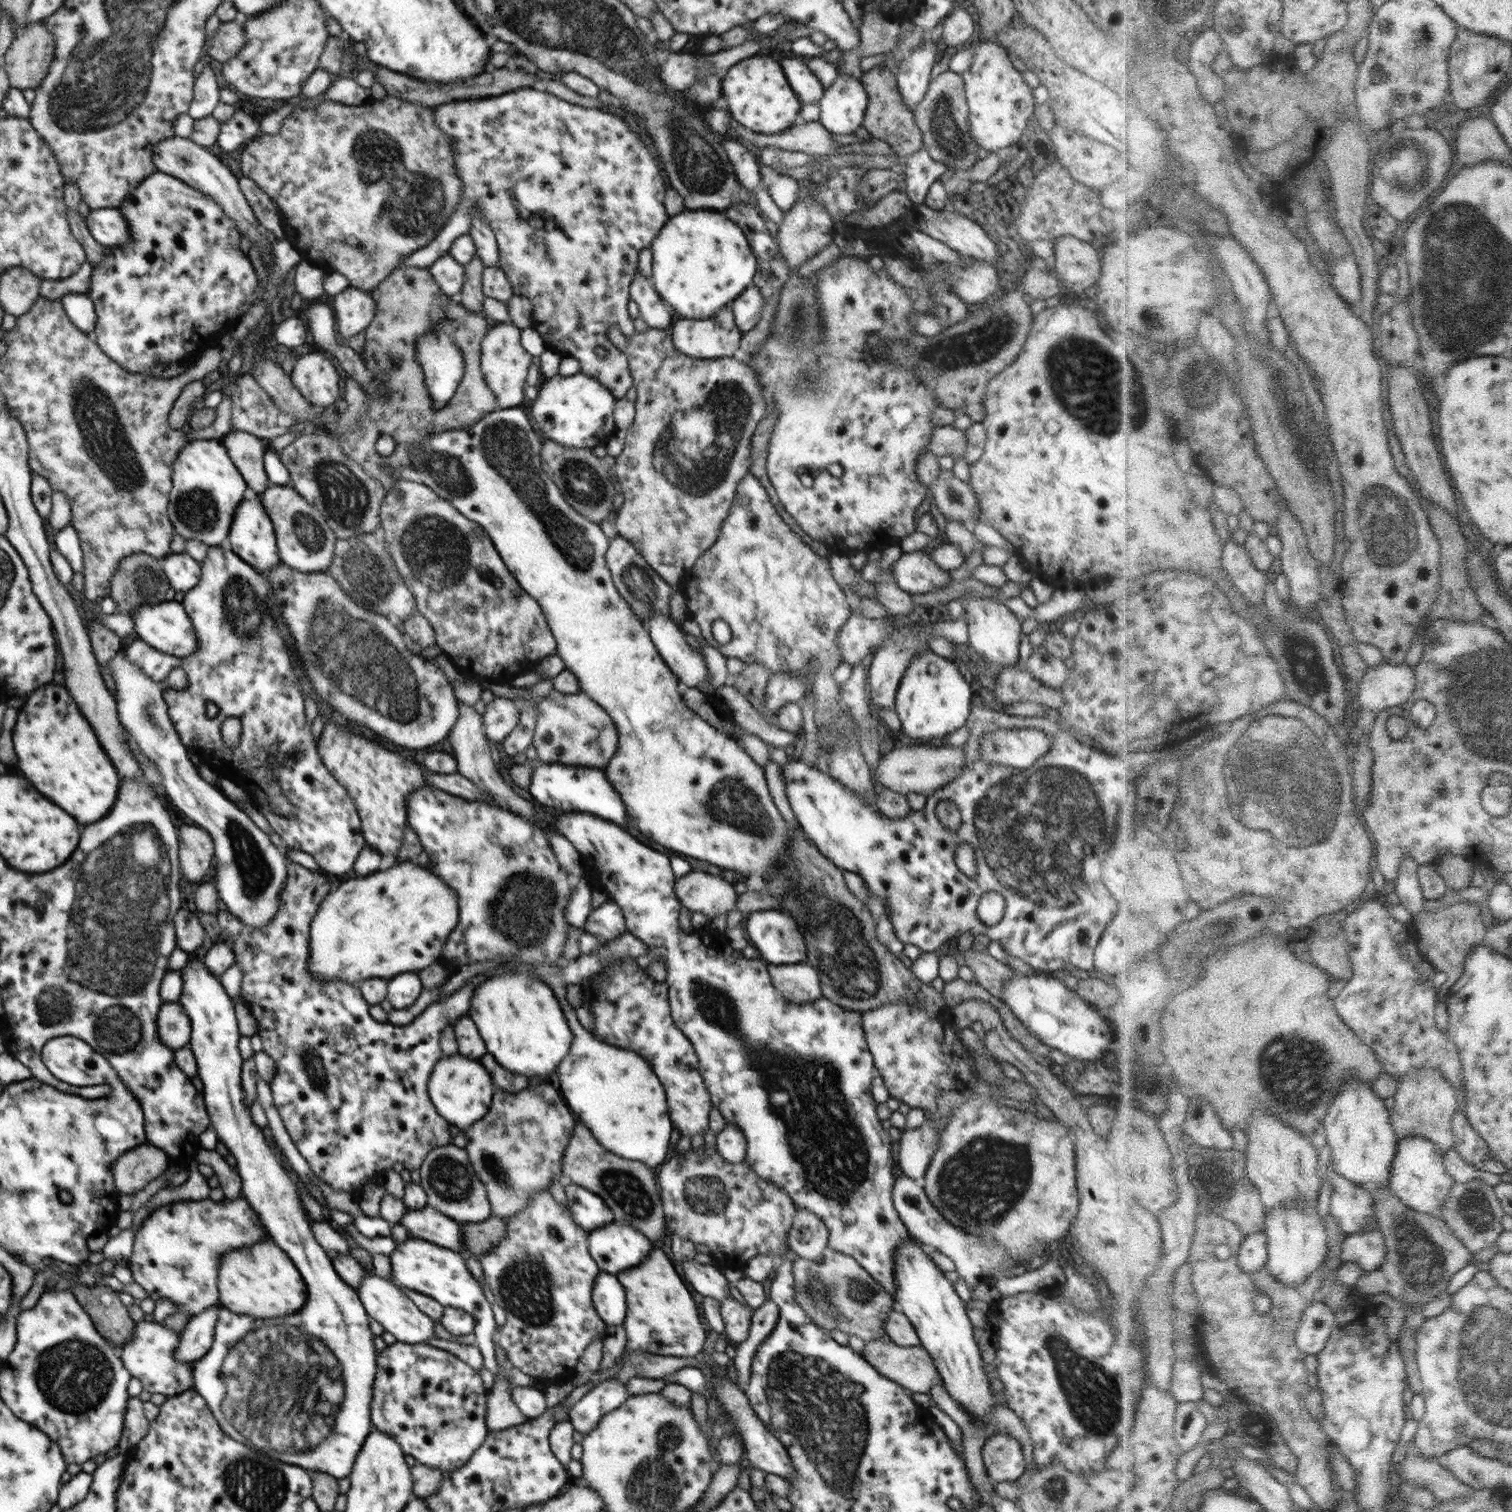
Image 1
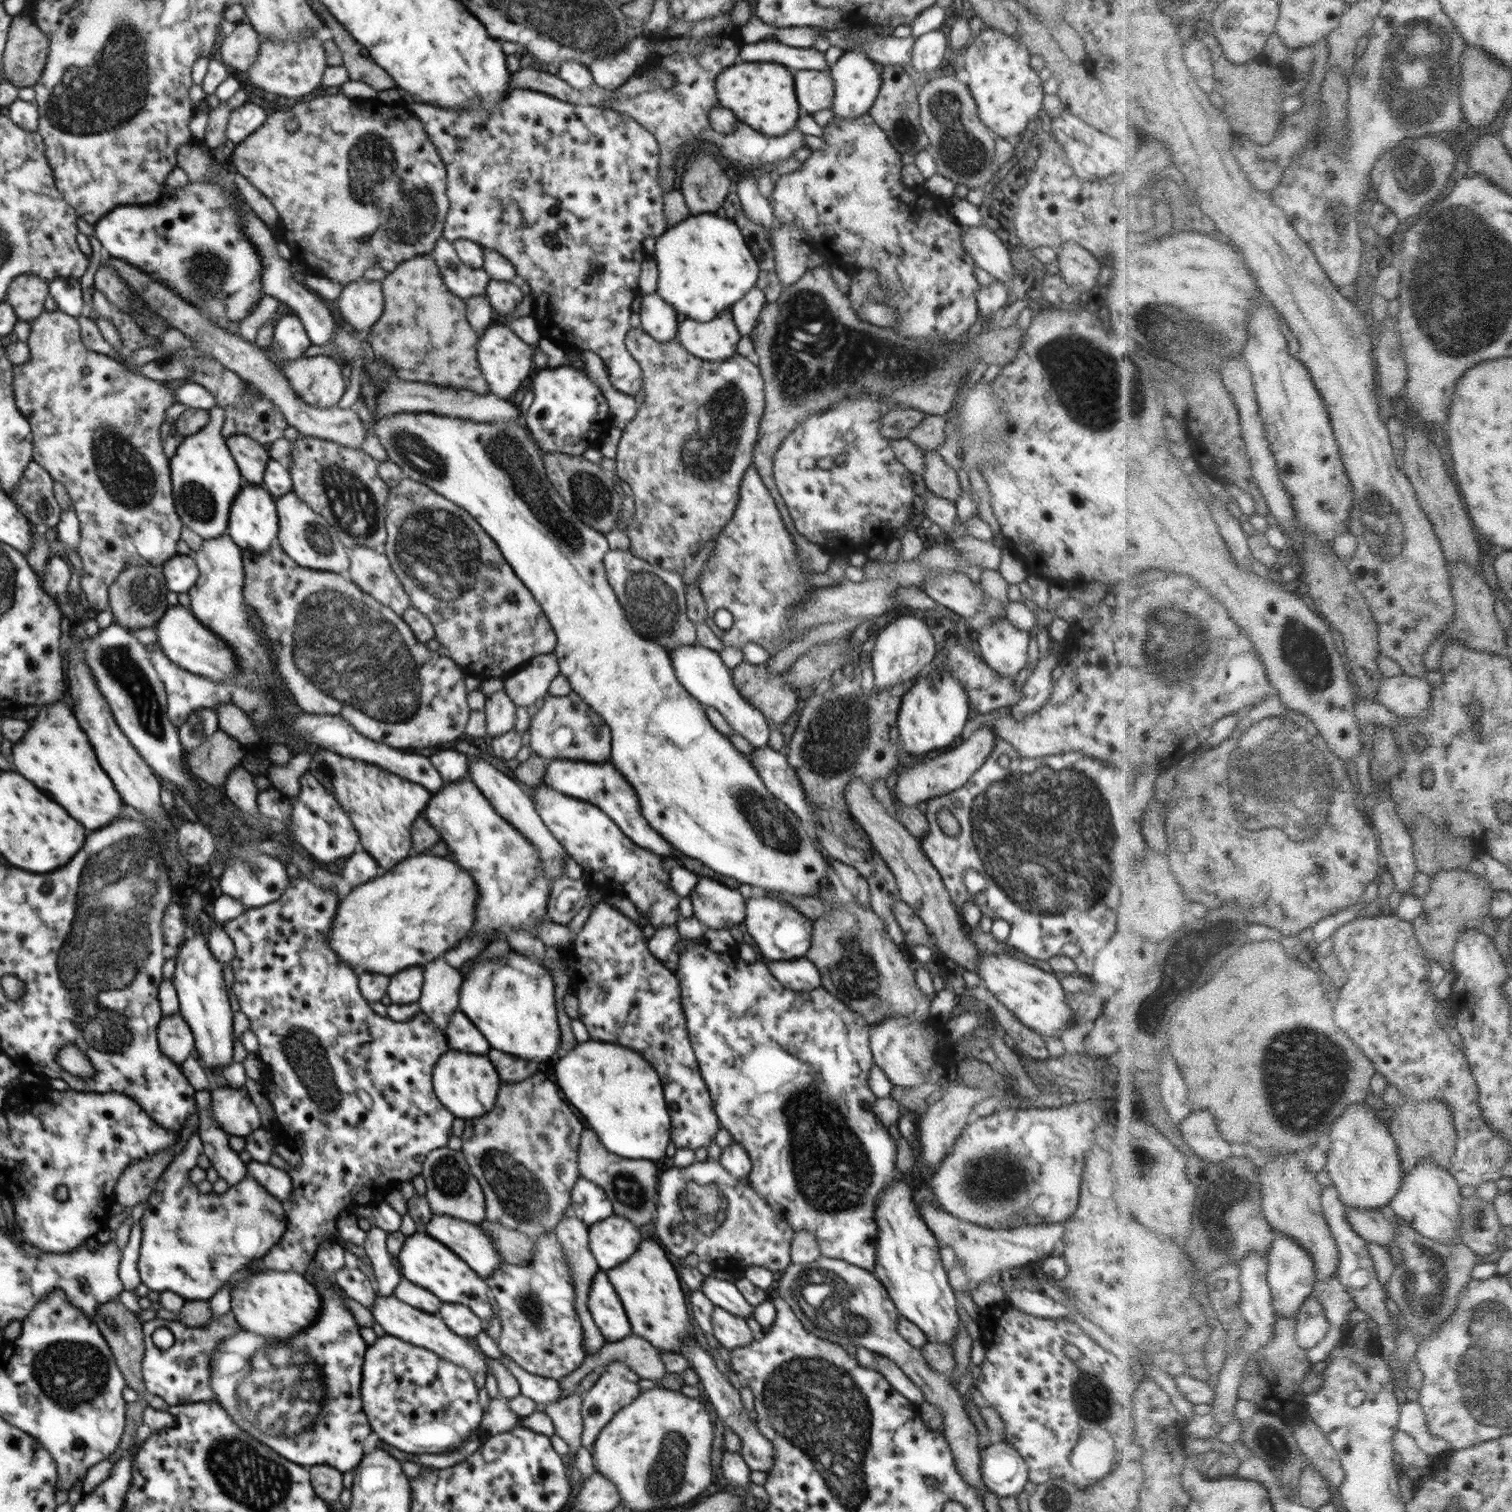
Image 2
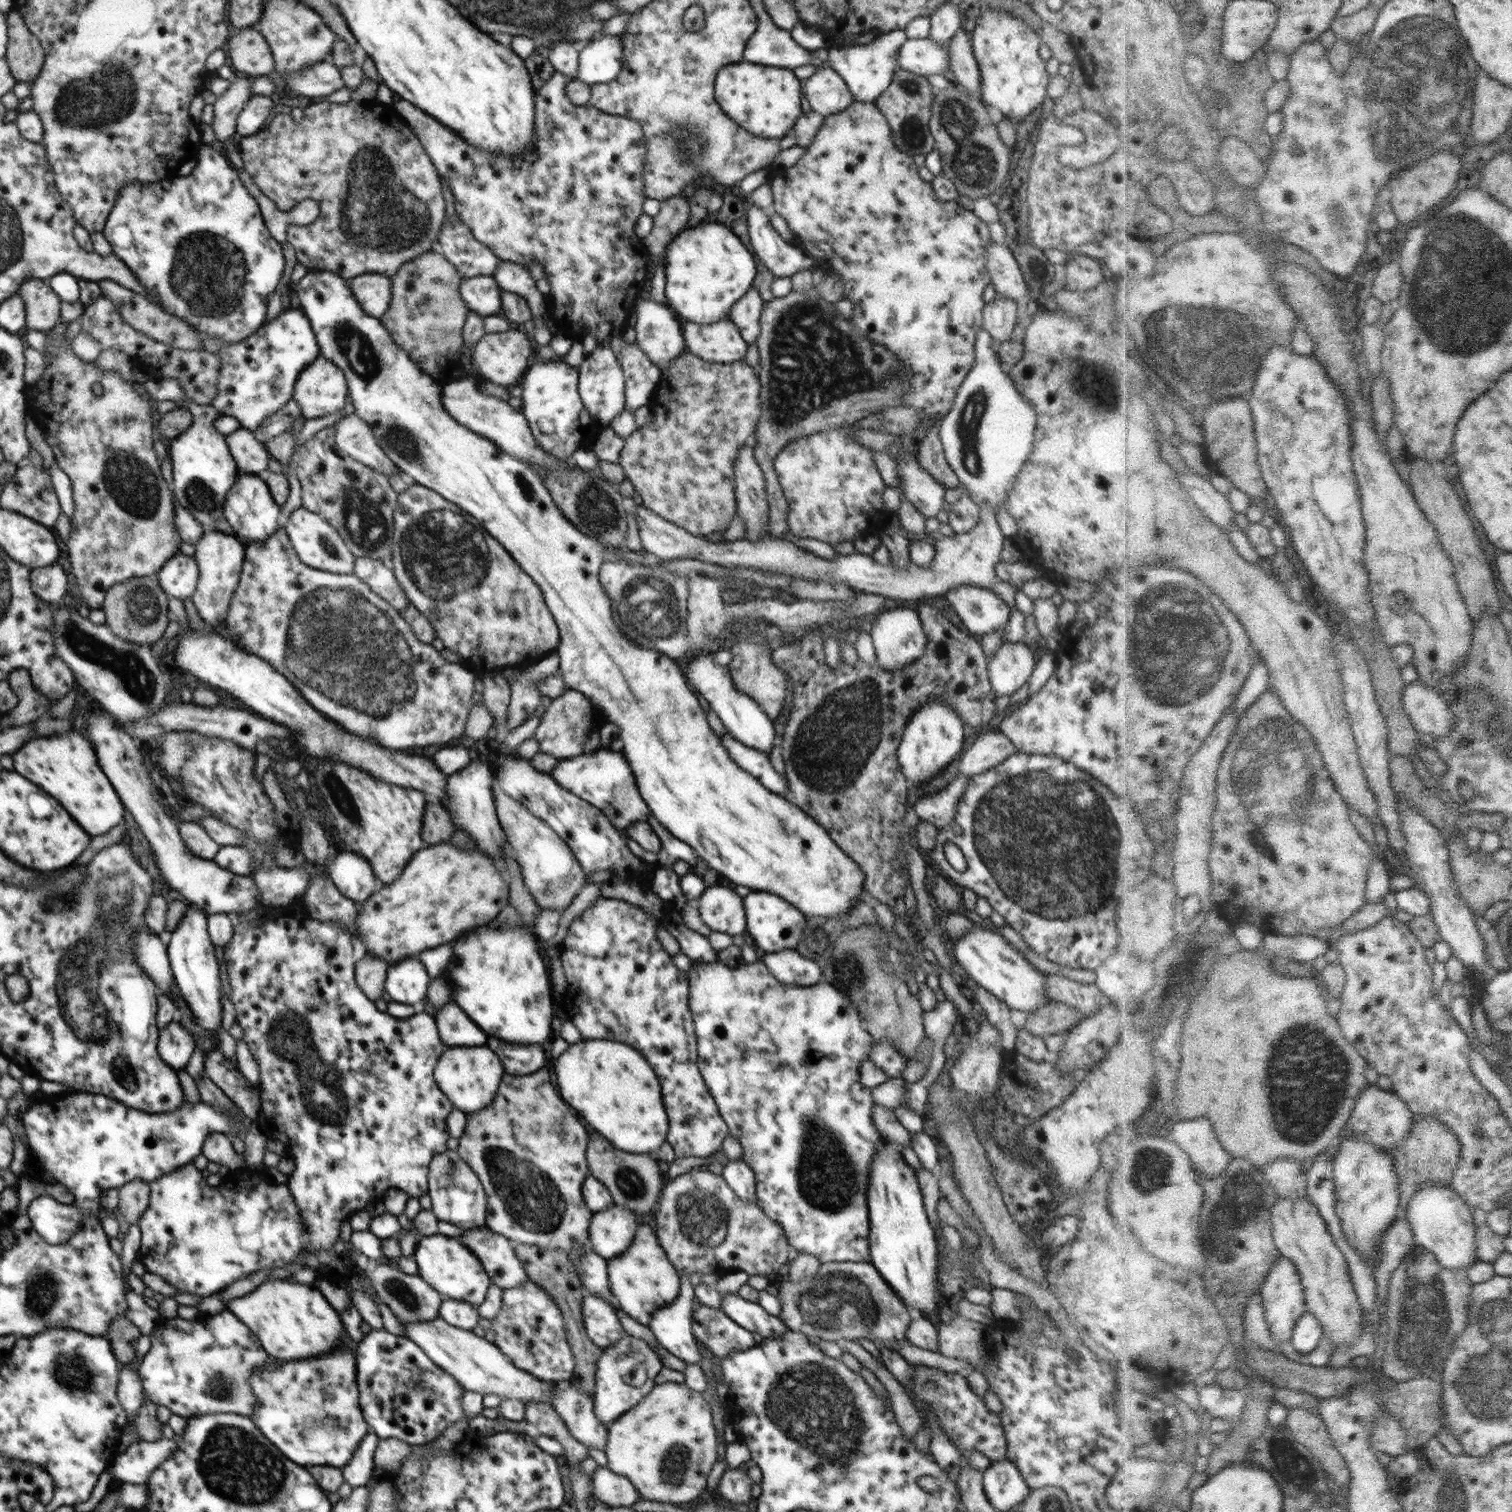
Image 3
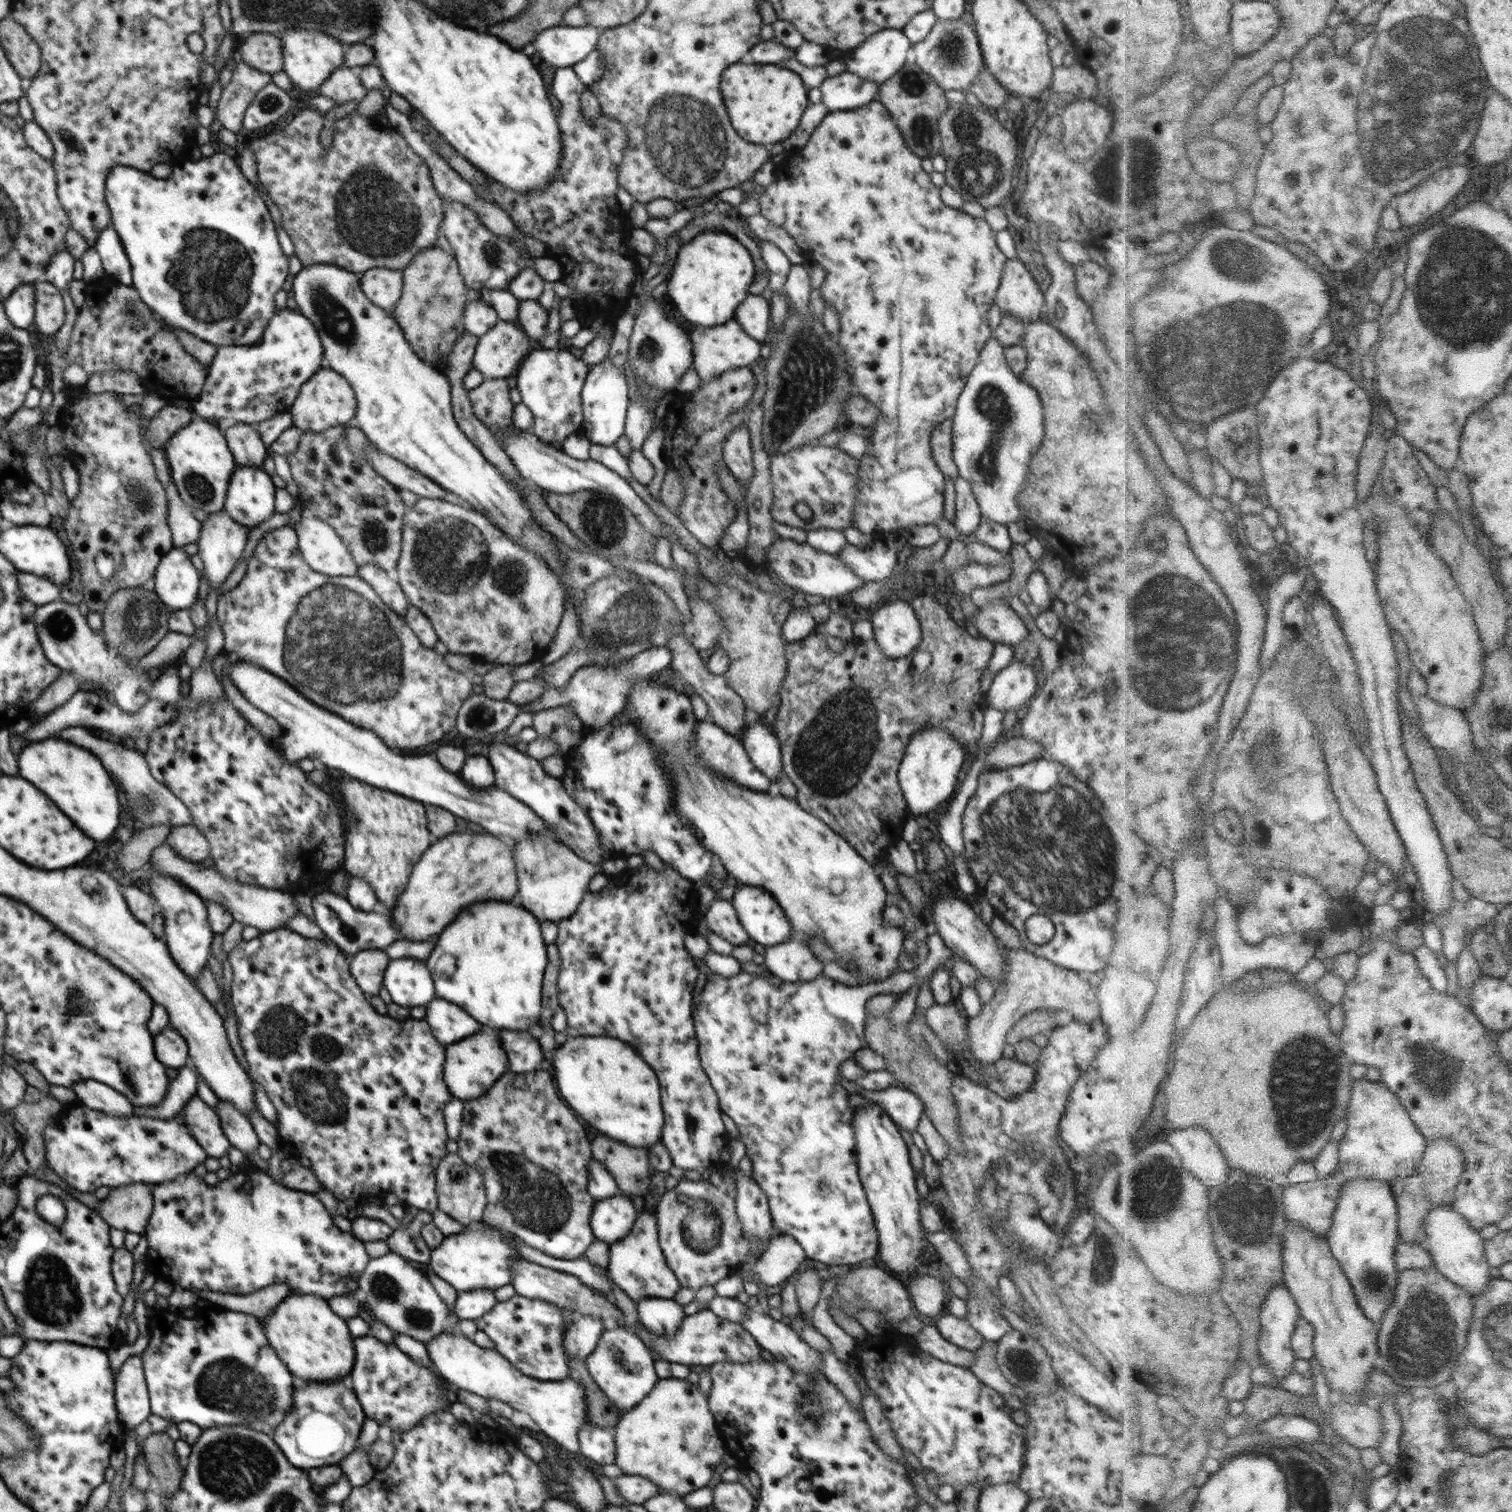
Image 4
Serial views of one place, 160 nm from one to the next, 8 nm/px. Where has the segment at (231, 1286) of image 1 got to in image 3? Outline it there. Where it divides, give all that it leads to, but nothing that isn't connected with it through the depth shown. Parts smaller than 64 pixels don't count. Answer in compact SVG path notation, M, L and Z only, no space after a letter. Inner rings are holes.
M290 1278L268 1280L252 1293L230 1301L226 1307L256 1334L263 1350L277 1360L321 1356L342 1345L348 1349L357 1347L344 1330L339 1312L330 1306L316 1284L294 1283Z

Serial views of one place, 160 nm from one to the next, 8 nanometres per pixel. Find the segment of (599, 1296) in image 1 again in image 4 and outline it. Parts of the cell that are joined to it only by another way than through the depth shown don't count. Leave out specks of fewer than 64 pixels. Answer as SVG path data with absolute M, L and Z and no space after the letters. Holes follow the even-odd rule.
M586 1315L574 1321L566 1336L563 1336L564 1352L568 1361L570 1358L585 1360L585 1358L598 1346L607 1326L601 1320Z

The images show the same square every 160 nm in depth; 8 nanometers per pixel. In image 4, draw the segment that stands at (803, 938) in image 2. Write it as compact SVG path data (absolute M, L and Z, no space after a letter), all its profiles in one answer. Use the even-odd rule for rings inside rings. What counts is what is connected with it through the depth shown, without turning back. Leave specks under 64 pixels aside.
M742 886L731 899L749 939L764 947L790 939L792 927L780 903L763 888Z

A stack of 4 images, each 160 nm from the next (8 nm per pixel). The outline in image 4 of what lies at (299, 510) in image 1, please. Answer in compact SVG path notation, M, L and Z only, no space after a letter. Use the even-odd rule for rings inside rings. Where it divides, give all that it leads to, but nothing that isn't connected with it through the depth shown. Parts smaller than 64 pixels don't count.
M304 512L294 529L303 559L312 570L333 577L354 576L358 572L347 544L327 522Z

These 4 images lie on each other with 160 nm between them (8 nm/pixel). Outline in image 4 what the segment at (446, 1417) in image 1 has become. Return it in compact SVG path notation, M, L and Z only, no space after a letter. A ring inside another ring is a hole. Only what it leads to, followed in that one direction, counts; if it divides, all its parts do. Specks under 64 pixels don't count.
M366 1335L353 1340L355 1347L355 1363L351 1370L350 1378L354 1386L354 1392L360 1402L364 1414L368 1418L377 1420L380 1425L388 1424L392 1431L407 1433L413 1426L416 1426L424 1418L436 1414L438 1410L444 1410L457 1402L457 1393L450 1390L443 1392L441 1386L446 1382L434 1367L428 1368L416 1362L412 1357L404 1354L393 1343L384 1344L374 1336Z

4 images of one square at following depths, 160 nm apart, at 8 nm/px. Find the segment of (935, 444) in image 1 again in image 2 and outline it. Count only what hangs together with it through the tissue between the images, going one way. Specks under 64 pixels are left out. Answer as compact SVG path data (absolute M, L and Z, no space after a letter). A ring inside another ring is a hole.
M929 415L917 427L909 430L909 437L907 438L924 451L936 452L944 444L947 426L948 423L945 416Z

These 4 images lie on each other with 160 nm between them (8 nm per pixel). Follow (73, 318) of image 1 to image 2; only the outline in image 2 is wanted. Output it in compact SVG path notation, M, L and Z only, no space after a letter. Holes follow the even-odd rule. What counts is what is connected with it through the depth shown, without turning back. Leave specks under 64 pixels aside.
M74 277L55 278L48 282L49 294L58 304L58 310L80 318L84 306L80 280Z

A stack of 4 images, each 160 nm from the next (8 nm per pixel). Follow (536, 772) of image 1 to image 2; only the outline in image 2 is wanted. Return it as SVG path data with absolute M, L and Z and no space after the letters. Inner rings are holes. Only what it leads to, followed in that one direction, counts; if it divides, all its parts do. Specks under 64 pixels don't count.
M554 759L548 762L543 782L548 788L552 788L552 790L558 791L564 796L588 802L588 804L602 809L602 812L639 848L648 849L650 852L662 857L672 856L673 846L650 828L646 818L639 812L636 791L632 789L625 776L615 767L611 760L591 763L590 761Z

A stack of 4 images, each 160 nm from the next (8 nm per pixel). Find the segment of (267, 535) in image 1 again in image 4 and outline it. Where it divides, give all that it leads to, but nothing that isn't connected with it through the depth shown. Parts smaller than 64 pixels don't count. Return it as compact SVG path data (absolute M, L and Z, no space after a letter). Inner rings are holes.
M237 466L229 482L223 510L251 529L275 513L276 489L263 467Z

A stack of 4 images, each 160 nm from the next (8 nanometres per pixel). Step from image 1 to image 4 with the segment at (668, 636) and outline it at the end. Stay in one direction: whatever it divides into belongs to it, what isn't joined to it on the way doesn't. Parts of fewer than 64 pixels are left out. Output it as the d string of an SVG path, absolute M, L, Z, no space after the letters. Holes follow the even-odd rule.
M758 720L756 723L745 724L745 733L741 742L755 769L771 780L772 786L766 793L781 795L778 780L783 777L784 772L781 746L777 736L768 731L766 725Z

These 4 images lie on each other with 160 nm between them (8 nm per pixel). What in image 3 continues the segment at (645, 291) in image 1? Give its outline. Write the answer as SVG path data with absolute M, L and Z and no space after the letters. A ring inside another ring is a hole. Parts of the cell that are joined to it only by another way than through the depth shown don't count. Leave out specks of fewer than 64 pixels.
M639 298L634 309L638 317L635 344L659 367L687 351L682 326L664 304Z

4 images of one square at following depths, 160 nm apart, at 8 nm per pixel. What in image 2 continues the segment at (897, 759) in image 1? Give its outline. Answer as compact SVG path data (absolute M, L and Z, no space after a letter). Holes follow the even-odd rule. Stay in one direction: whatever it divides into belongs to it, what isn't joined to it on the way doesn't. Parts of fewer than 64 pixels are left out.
M982 727L975 730L967 740L950 751L923 762L914 763L912 767L903 767L903 764L900 764L896 776L893 778L896 781L896 786L894 786L896 797L902 804L915 807L920 802L942 797L961 788L972 774L986 762L996 743L997 735L994 733L994 729Z

